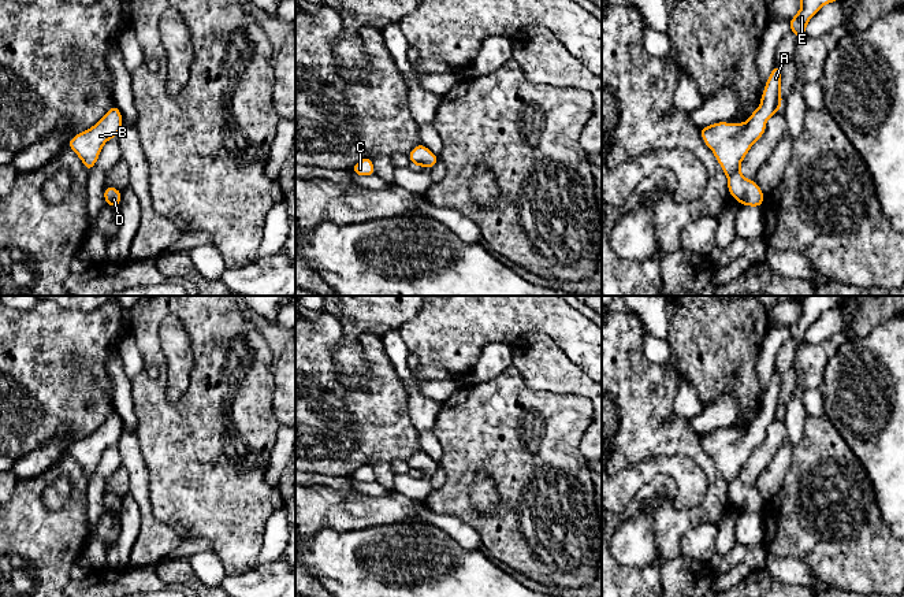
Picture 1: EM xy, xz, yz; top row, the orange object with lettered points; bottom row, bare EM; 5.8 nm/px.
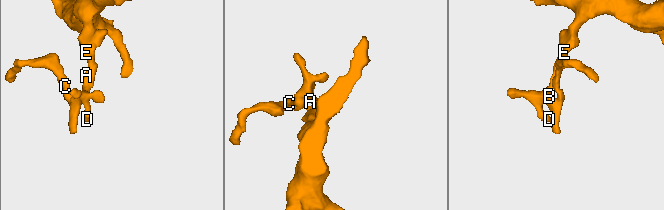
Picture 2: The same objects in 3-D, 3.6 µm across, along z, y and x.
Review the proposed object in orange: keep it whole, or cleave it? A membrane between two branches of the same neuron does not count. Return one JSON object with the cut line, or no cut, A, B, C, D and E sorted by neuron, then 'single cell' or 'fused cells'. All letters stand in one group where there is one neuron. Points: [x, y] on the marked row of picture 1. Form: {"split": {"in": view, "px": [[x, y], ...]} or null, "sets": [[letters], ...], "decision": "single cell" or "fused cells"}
{"split": null, "sets": [["A", "B", "C", "D", "E"]], "decision": "single cell"}

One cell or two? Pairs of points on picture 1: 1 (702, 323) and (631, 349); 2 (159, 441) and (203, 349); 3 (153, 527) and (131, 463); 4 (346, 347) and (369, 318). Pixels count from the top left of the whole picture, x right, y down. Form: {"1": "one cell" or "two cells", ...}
{"1": "two cells", "2": "one cell", "3": "one cell", "4": "one cell"}

